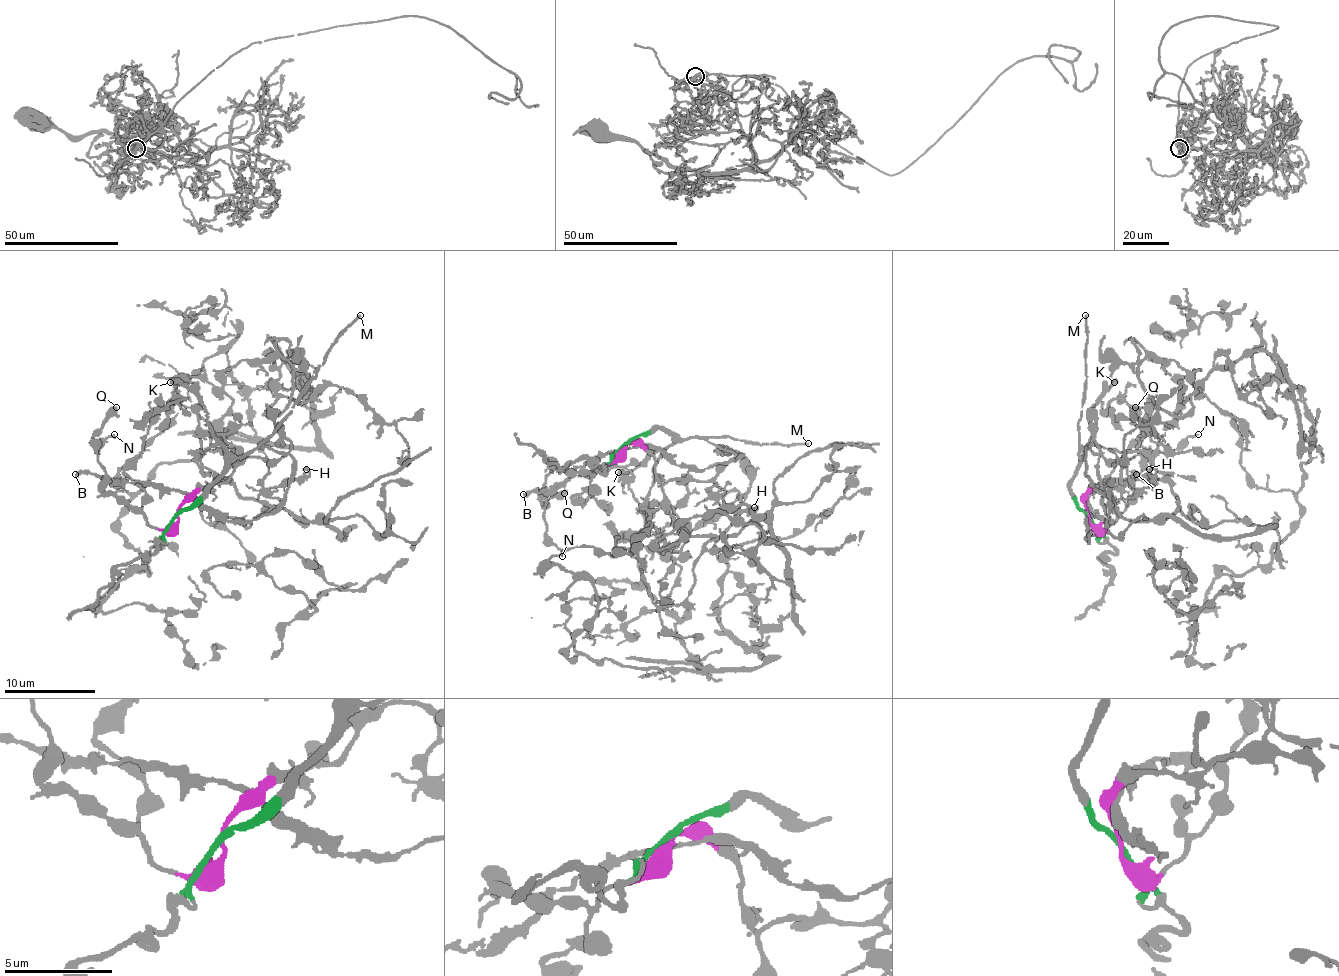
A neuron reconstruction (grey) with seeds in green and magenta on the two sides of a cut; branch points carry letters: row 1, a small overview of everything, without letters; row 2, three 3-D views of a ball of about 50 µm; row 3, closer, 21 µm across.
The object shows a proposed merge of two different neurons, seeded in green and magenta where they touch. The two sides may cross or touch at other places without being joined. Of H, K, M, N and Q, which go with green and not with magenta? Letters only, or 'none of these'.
K, M

